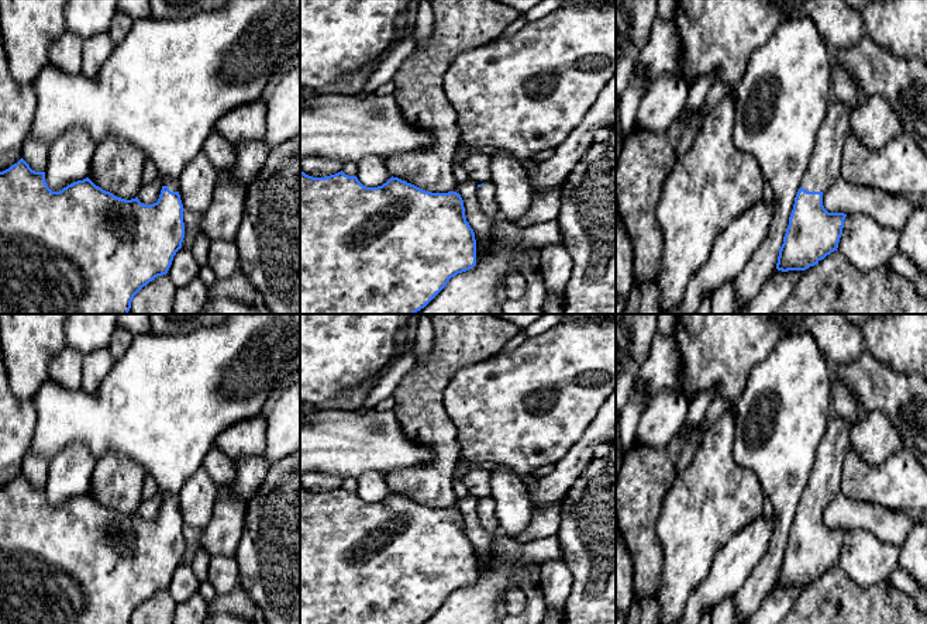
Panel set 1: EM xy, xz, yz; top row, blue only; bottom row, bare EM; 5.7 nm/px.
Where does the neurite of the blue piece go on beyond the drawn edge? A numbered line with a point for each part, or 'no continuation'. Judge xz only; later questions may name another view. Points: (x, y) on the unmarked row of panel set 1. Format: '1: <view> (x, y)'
1: xz (485, 509)

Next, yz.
1: yz (824, 483)

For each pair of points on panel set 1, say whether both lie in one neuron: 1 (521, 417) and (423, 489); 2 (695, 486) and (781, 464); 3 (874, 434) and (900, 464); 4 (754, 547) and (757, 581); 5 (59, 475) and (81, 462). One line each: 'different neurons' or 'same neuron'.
1: different neurons
2: different neurons
3: different neurons
4: different neurons
5: same neuron

